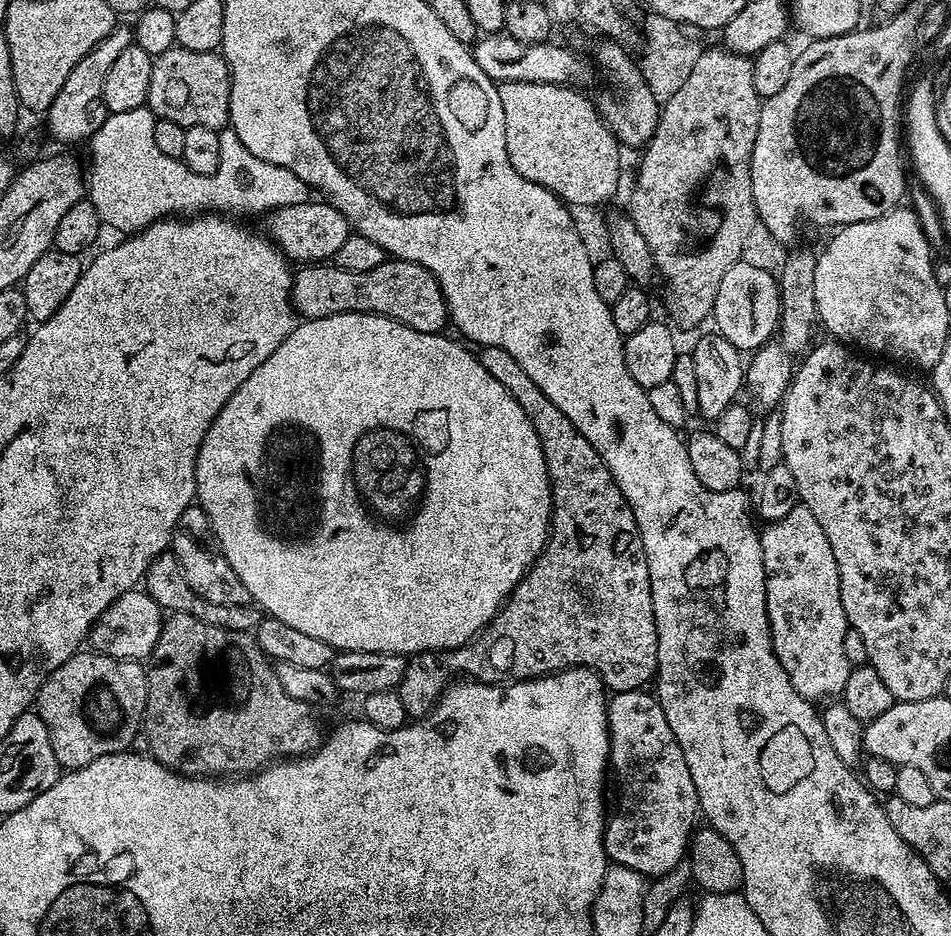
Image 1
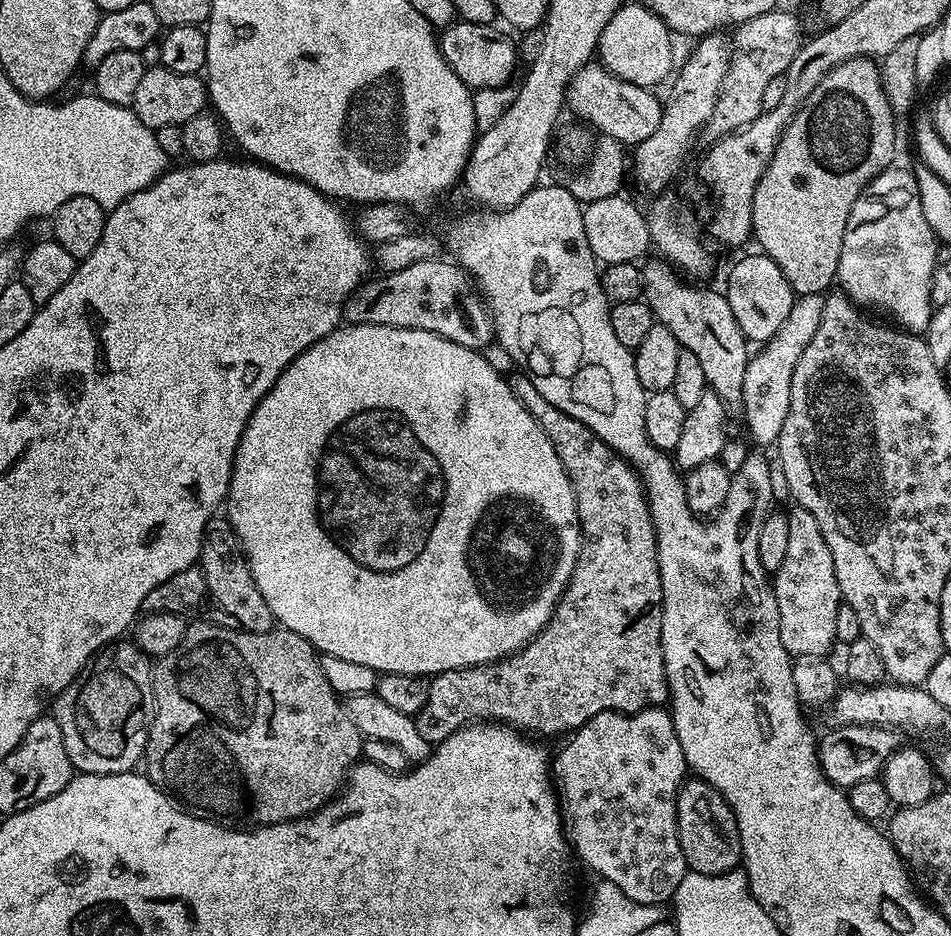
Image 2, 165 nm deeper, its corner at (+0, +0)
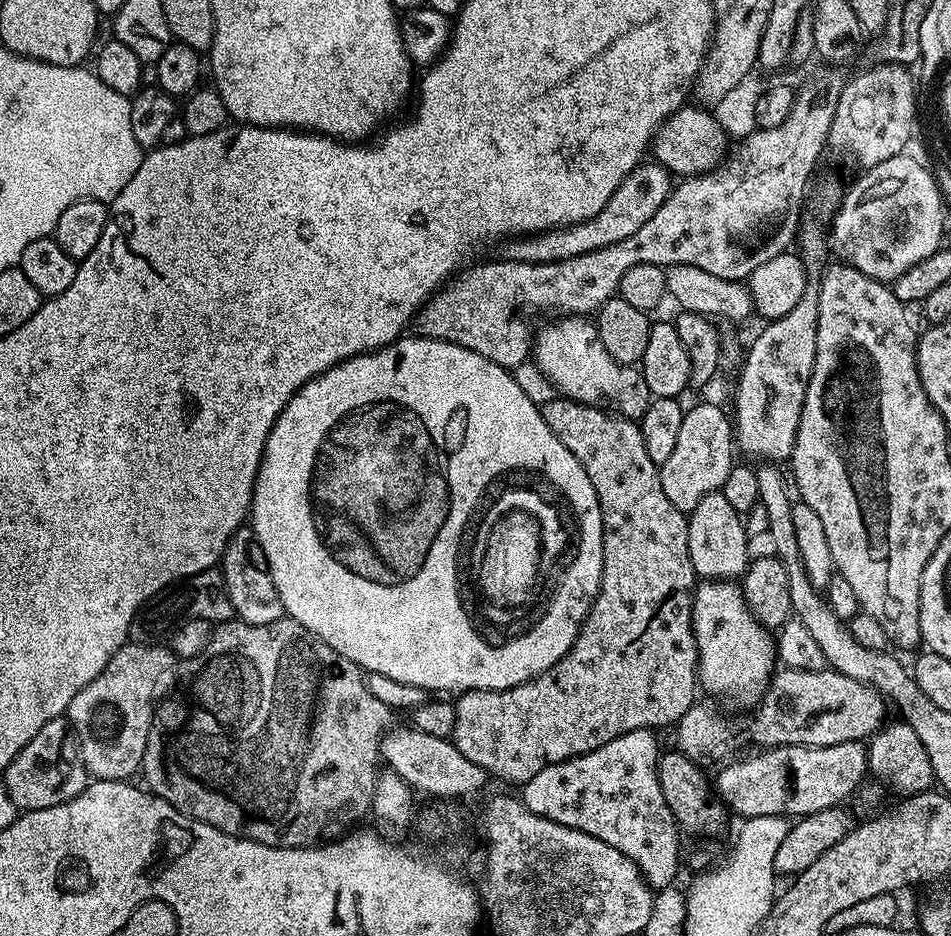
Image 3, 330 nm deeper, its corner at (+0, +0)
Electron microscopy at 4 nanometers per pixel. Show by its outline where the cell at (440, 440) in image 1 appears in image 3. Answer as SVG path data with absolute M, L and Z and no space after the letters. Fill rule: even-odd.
M405 334L385 348L375 348L373 352L364 352L335 364L330 370L306 382L292 395L282 414L278 414L270 430L270 438L266 438L262 462L254 482L250 527L259 551L260 548L264 551L263 563L272 576L274 590L278 590L278 598L282 598L282 606L291 619L322 638L326 646L338 650L342 658L350 658L350 662L357 664L365 673L386 674L386 678L425 688L429 694L506 690L550 670L550 666L561 660L576 641L580 627L596 600L602 578L602 514L594 482L590 482L586 470L582 470L582 462L578 462L578 458L574 458L574 454L570 454L562 442L558 442L554 430L546 426L538 405L522 394L515 375L509 369L490 362L490 358L482 358L482 354L474 354L474 350L466 350L445 340L431 340L429 336L419 334ZM521 470L526 470L528 478L550 478L550 502L560 506L558 516L540 514L544 508L536 506L542 533L536 529L536 524L522 522L522 530L526 530L526 542L530 534L528 530L534 530L534 542L539 541L541 536L544 540L552 540L556 536L556 548L548 542L538 542L534 582L528 584L526 596L518 602L500 602L494 598L496 594L488 594L482 580L482 568L496 527L500 522L520 516L520 508L494 506L500 504L504 496L514 494L514 478Z

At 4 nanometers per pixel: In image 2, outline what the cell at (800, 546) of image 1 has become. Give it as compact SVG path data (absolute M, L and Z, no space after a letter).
M799 506L787 513L790 522L786 558L782 566L774 573L772 592L778 602L778 618L782 630L782 646L786 646L788 655L823 656L836 644L834 618L838 618L838 606L842 602L838 578L834 574L834 558L830 558L830 546L818 530L818 521L810 510Z

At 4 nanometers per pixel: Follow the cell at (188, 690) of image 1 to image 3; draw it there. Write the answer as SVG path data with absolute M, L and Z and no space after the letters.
M233 618L225 624L215 625L210 642L206 642L206 650L183 661L179 672L180 685L173 690L169 700L161 699L155 709L144 751L143 783L153 796L162 797L182 814L198 822L206 822L226 834L239 836L242 840L257 840L259 844L275 848L314 848L317 844L339 840L349 829L359 825L356 823L363 816L371 813L376 777L382 768L380 740L393 727L394 712L386 706L386 702L370 694L364 681L365 673L357 664L350 662L350 658L342 658L338 650L326 646L322 638L306 630L306 626L297 620L285 618L269 624L247 624L242 619Z

